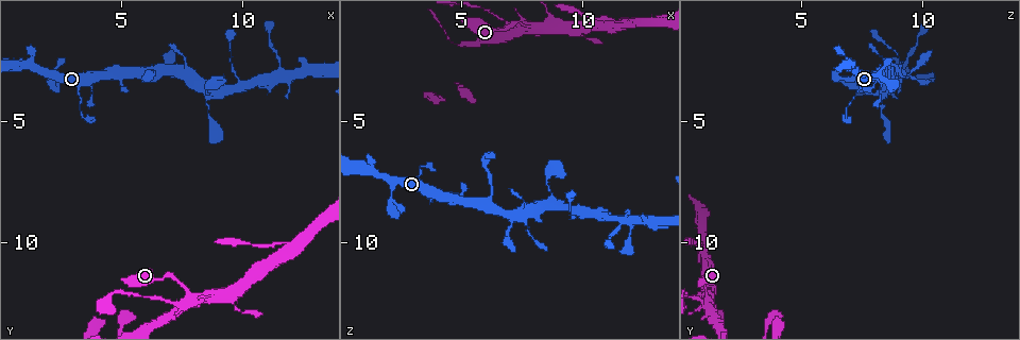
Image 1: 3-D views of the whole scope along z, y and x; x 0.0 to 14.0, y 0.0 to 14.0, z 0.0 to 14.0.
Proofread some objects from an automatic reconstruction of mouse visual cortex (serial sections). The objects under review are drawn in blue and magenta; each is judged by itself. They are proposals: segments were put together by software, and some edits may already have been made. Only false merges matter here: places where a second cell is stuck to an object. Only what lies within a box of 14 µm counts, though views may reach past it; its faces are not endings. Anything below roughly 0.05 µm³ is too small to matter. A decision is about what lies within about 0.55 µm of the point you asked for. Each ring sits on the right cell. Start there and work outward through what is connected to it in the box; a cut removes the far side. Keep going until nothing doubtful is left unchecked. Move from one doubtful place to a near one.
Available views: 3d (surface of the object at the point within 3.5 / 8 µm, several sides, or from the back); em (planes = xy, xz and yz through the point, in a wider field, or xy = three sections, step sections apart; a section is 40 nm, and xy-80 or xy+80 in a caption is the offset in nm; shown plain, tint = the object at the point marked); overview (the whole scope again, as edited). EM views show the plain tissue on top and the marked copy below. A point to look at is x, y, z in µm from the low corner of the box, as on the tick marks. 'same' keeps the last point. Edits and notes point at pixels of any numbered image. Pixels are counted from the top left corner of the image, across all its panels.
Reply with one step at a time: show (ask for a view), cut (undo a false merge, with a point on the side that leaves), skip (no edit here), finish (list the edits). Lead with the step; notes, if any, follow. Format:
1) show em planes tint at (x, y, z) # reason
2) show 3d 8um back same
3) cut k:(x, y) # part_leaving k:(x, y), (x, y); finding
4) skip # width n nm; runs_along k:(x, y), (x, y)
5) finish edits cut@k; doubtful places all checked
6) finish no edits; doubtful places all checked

show 3d 3.5um at (7.4, 11.6, 1.0) # sharp bend

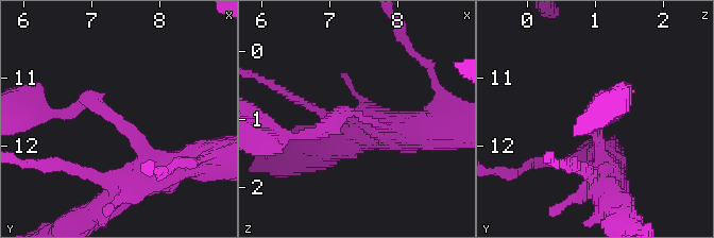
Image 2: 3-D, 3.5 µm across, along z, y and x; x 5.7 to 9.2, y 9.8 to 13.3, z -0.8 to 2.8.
show em xy step 2 tint at (7.35, 11.55, 0.95) # arm_widths 150, 200 nm; now the EM

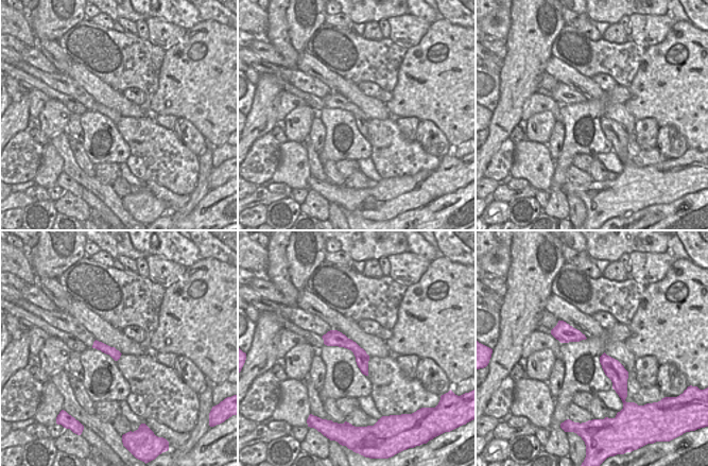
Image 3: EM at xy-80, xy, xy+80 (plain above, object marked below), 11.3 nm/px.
skip # one cell here

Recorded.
show 3d 3.5um at (7.8, 12.3, 1.0) # sharp bend

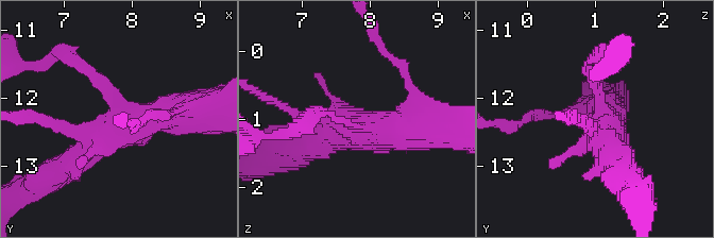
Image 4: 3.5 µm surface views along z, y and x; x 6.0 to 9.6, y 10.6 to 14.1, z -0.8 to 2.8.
show em xy step 3 tint at (7.80, 12.25, 1.10)

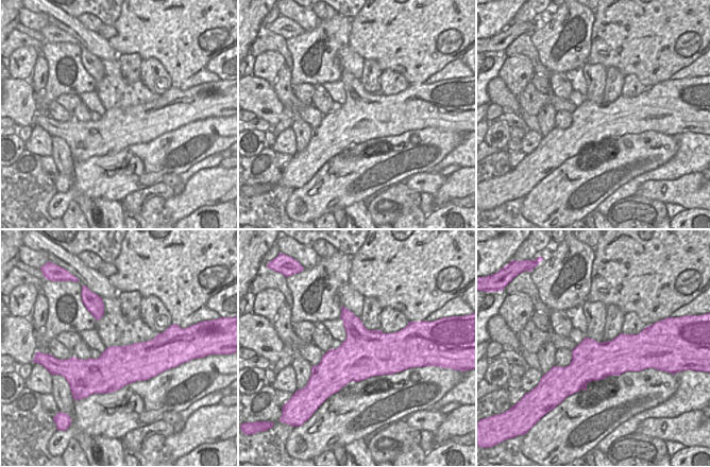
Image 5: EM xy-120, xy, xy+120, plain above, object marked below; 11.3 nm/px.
show em xy step 2 tint same # another direction

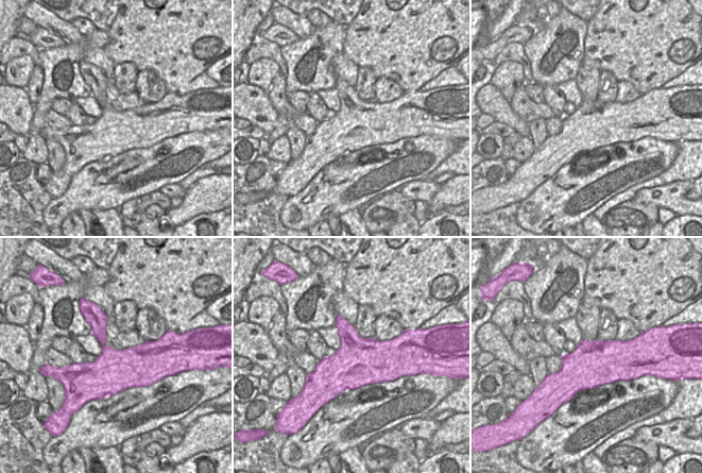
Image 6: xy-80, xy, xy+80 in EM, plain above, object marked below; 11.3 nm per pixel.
skip # runs_along 4:(80, 61), (125, 122), (187, 109); continuous, no second cell

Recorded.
show 3d 8um at (7.0, 12.3, 0.9)

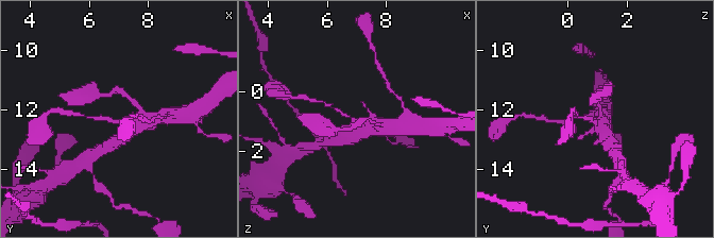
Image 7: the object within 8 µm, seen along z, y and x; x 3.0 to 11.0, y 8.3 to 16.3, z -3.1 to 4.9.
show 3d 3.5um at (7.0, 12.4, 1.0)

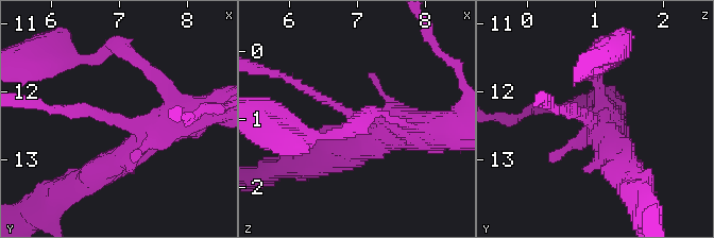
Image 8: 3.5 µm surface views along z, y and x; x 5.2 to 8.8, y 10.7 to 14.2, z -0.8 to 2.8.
show em xy step 5 tint at (6.95, 12.40, 1.00) # arm_widths 150, 400 nm; need the tissue

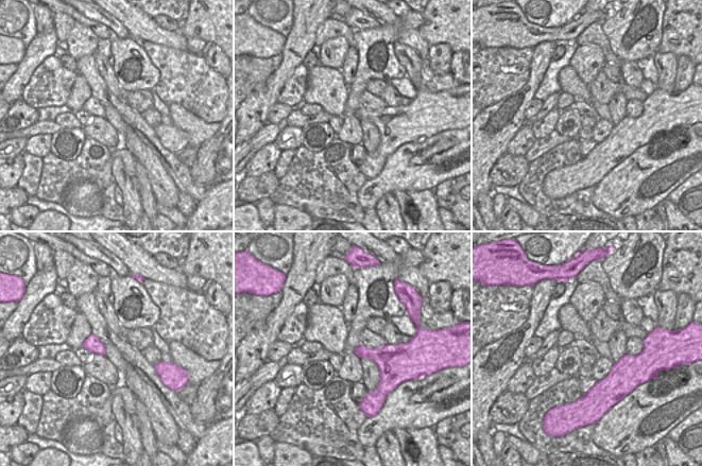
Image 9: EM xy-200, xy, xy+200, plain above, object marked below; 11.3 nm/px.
skip # runs_along 8:(408, 125), (355, 117), (293, 82); continuous, no second cell

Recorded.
finish no edits; doubtful places all checked

